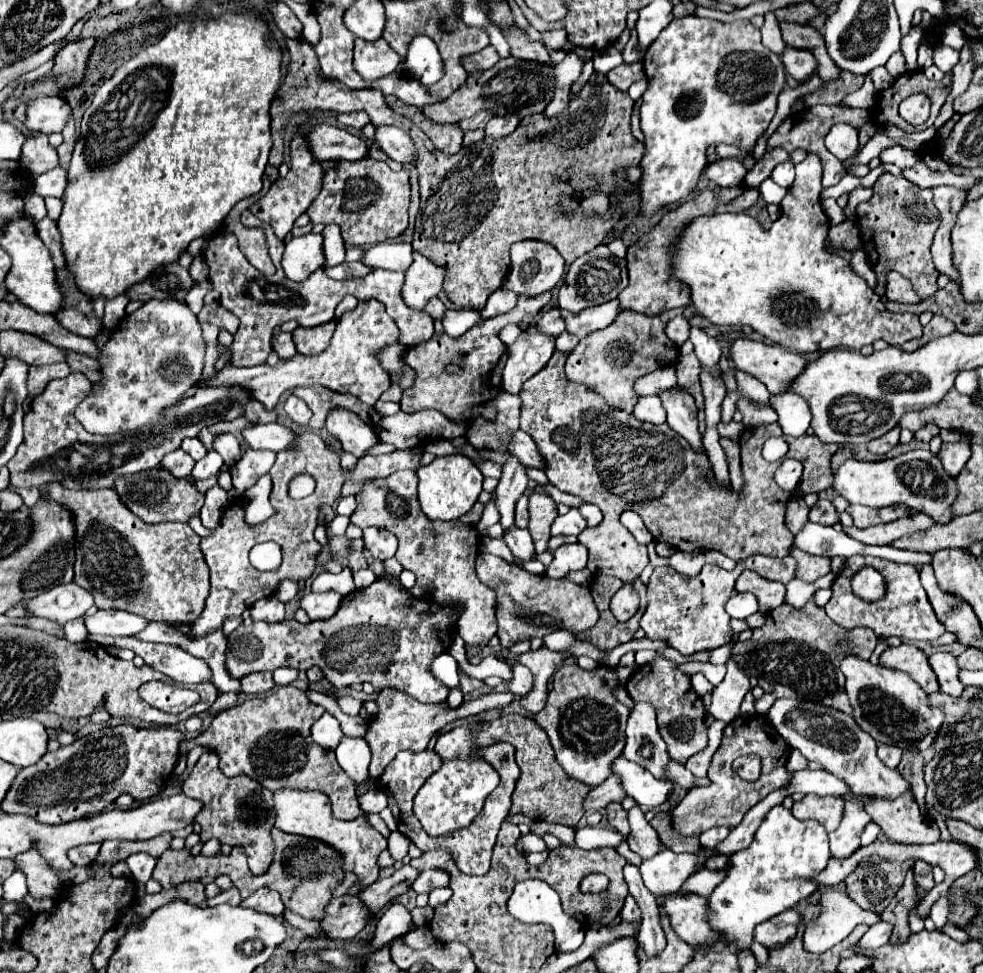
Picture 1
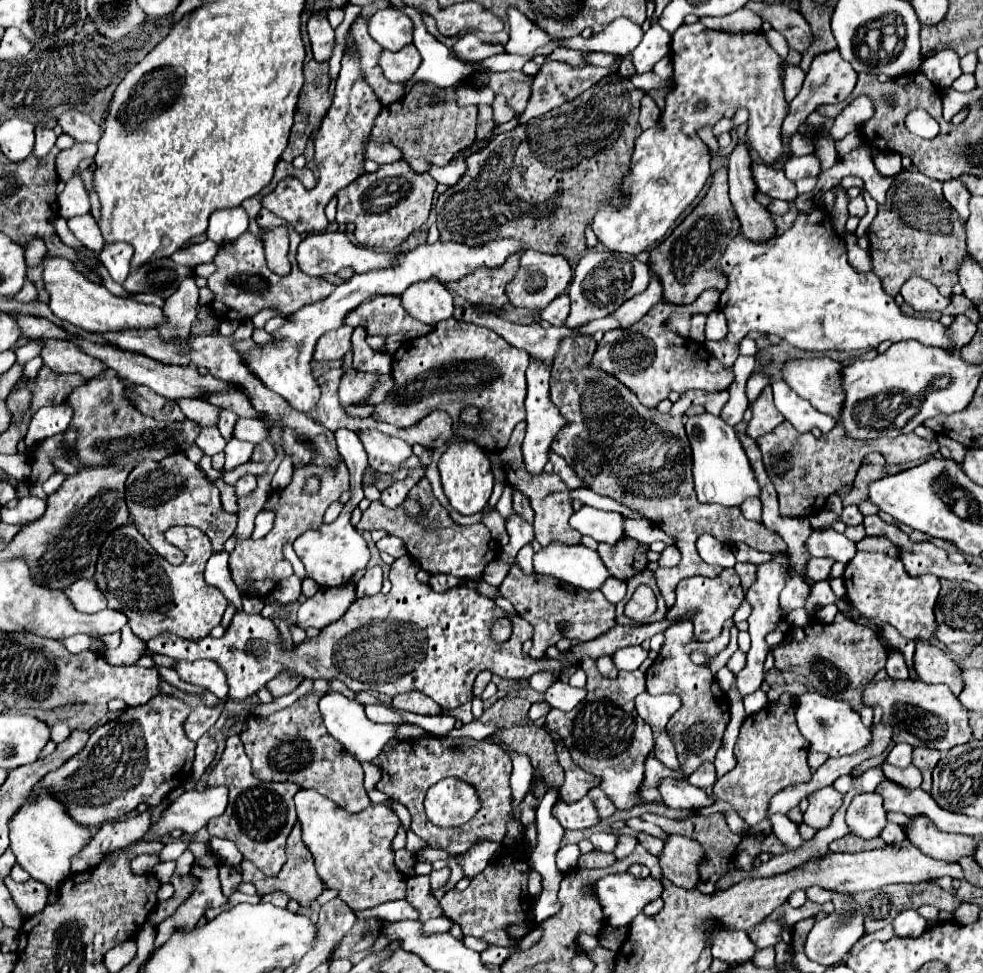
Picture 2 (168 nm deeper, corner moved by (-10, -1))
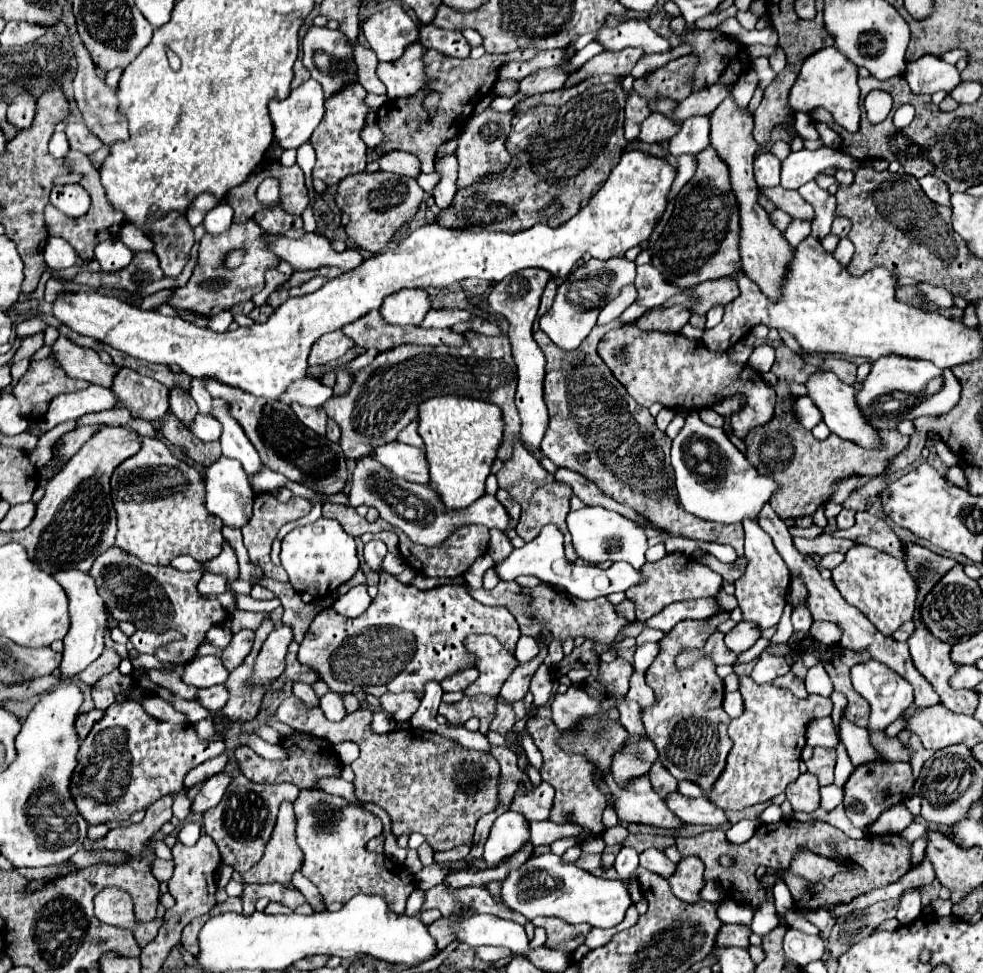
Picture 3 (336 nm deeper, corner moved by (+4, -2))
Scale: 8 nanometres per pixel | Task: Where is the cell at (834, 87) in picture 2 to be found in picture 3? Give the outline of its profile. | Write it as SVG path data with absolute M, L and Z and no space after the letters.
M825 47L813 53L801 67L801 73L791 89L791 107L795 111L809 113L811 109L823 107L827 109L835 123L841 125L849 133L859 131L859 87L857 87L857 65L849 61L841 51L835 47Z

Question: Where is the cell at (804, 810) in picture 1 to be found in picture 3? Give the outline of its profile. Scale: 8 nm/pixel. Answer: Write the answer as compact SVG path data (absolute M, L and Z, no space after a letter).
M811 773L799 775L793 783L789 783L785 791L787 799L793 805L793 811L815 811L819 807L819 783Z

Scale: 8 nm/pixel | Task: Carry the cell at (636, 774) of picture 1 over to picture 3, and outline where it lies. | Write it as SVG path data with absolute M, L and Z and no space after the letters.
M673 793L673 795L667 795L665 801L669 803L669 809L685 823L709 825L709 827L715 827L715 829L727 827L725 811L719 809L717 805L713 805L705 797L689 799L689 797L683 797L681 793Z

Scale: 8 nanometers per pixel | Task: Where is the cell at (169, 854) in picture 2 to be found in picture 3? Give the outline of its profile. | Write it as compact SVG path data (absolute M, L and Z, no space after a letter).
M193 821L193 823L187 823L187 825L181 827L177 839L179 839L181 843L185 843L185 845L195 845L197 839L199 839L199 835L201 835L201 823Z

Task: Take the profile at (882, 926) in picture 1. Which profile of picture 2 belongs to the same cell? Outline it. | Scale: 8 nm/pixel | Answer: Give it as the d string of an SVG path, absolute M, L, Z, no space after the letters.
M903 910L893 918L893 932L899 938L915 938L927 930L927 920L923 920L915 910Z

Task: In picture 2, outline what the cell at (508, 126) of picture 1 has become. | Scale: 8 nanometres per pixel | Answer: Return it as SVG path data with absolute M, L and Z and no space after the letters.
M547 60L541 64L539 72L533 78L533 86L531 86L531 98L527 102L527 108L523 110L523 114L519 114L519 124L529 122L531 118L537 118L573 98L577 98L581 92L585 92L587 88L591 88L595 82L599 82L601 78L605 78L607 74L617 72L617 64L613 68L597 68L597 66L585 66L585 68L573 68L565 62L557 62L557 60Z

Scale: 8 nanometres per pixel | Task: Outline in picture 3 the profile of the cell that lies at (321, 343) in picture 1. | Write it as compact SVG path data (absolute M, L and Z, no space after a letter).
M331 331L329 335L323 335L315 345L309 355L309 365L327 365L331 361L337 361L343 357L355 343L341 335L341 331Z

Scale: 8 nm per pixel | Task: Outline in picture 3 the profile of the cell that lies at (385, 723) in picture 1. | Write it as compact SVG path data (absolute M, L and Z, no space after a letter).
M405 691L405 693L385 693L385 695L381 695L379 701L381 701L381 709L399 723L409 721L419 707L419 699L409 691Z

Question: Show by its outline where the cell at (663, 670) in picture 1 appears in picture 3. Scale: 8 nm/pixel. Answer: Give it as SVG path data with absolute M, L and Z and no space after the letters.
M729 613L709 619L685 619L677 623L665 639L661 639L661 653L647 669L645 677L655 693L655 703L641 711L641 721L647 737L657 745L659 761L673 773L677 781L693 781L705 793L713 787L725 769L725 759L731 749L727 735L729 715L723 711L723 679L715 673L711 657L703 655L689 669L677 669L675 657L681 649L703 649L709 635L719 623L727 621Z

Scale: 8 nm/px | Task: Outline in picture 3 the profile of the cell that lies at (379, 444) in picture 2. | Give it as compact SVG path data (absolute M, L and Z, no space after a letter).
M393 441L377 447L373 457L397 477L405 477L413 483L429 483L429 463L425 459L425 451L419 447Z

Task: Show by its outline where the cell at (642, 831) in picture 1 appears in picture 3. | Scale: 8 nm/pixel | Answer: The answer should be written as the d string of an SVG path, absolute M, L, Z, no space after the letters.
M685 857L677 865L677 875L673 875L673 879L669 879L669 885L677 899L681 899L685 903L697 903L699 893L705 887L701 859Z

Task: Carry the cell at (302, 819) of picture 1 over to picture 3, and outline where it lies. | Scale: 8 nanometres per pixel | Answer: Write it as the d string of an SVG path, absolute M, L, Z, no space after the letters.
M303 789L293 805L297 819L297 845L303 851L301 873L315 883L325 905L333 901L347 903L357 893L375 893L385 895L391 911L405 911L407 897L417 889L415 875L385 855L369 853L365 847L369 839L383 833L377 815L321 789Z

